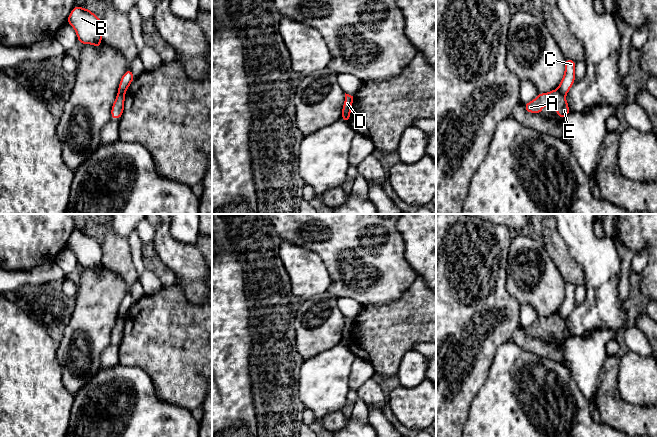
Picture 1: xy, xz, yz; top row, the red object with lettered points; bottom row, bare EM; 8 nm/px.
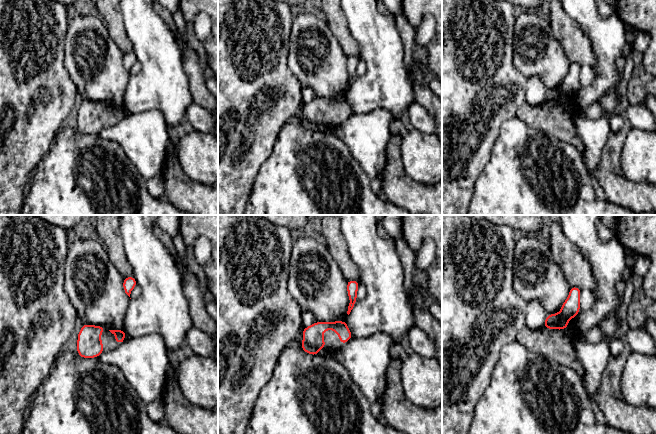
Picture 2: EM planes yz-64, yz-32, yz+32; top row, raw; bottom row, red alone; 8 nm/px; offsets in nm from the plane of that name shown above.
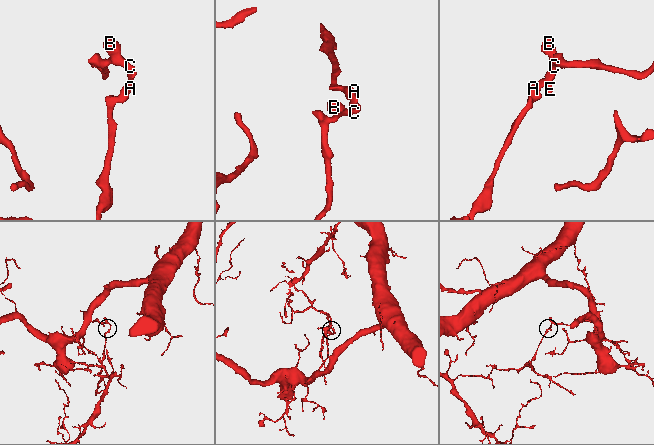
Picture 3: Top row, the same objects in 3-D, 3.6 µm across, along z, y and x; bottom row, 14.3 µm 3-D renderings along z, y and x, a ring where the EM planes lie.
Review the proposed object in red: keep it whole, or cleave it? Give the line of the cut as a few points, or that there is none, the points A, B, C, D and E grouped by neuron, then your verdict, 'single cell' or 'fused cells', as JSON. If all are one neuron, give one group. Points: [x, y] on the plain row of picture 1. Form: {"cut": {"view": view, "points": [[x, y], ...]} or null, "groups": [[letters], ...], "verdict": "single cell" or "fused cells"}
{"cut": {"view": "yz", "points": [[557, 313], [565, 319]]}, "groups": [["A", "D", "E"], ["B", "C"]], "verdict": "fused cells"}

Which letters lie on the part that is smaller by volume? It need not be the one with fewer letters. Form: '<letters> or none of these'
A, D, E

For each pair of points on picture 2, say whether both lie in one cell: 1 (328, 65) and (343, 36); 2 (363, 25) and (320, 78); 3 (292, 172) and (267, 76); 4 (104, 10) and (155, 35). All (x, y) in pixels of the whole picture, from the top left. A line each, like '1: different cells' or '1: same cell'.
1: different cells
2: different cells
3: different cells
4: different cells

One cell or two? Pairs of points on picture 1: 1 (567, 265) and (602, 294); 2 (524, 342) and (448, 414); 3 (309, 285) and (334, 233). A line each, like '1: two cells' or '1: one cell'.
1: two cells
2: two cells
3: two cells

